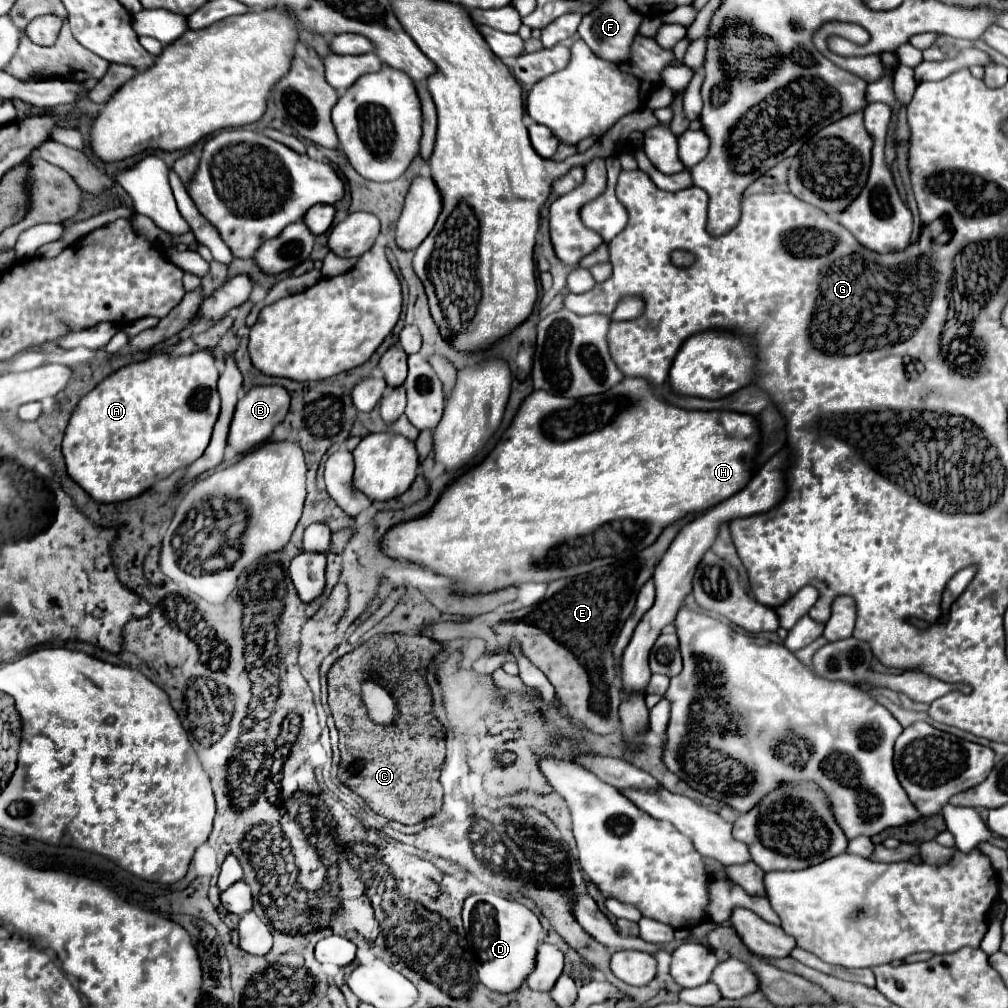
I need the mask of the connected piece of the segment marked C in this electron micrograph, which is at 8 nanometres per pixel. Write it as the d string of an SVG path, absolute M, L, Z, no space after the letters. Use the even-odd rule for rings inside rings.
M385 634L375 636L367 642L363 642L353 652L341 656L335 660L327 674L329 684L329 708L335 718L337 730L339 730L339 750L341 750L341 762L339 762L339 780L357 792L367 806L389 818L397 820L401 824L419 824L425 818L431 818L435 812L439 812L443 806L443 786L439 782L439 774L445 762L445 726L433 716L433 696L431 688L425 680L427 666L431 660L443 650L443 646L427 636L421 634ZM371 674L371 678L385 680L385 686L393 690L395 696L399 696L401 706L401 718L393 726L377 726L367 718L367 710L361 702L361 682Z

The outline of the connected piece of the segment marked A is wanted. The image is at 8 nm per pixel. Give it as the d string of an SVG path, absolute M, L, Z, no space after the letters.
M207 350L189 356L153 354L147 360L127 364L109 374L75 406L63 436L63 456L67 474L95 502L123 502L149 490L157 480L167 478L173 470L189 466L207 448L213 424L219 416L219 370L215 356Z

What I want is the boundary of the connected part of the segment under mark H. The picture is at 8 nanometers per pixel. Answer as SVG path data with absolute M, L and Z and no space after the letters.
M625 378L605 394L597 396L585 396L579 400L555 396L545 390L531 392L519 406L511 426L503 432L495 448L473 468L469 468L465 474L455 478L437 498L435 506L413 520L395 524L387 530L381 542L381 552L389 558L417 562L431 572L445 576L451 580L451 586L461 596L473 596L473 594L489 594L497 592L509 586L525 584L525 582L551 582L557 578L571 578L577 574L587 574L601 564L607 564L611 558L623 554L625 550L643 550L651 542L657 540L661 530L669 526L675 520L685 518L687 514L701 512L705 508L713 508L715 504L727 500L737 490L741 490L751 480L751 464L757 454L759 444L759 428L755 424L753 416L739 414L739 412L727 412L727 410L681 410L677 406L671 406L655 396L653 388L641 380L641 378Z

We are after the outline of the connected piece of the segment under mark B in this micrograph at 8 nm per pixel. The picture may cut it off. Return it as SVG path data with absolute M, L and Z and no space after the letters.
M271 384L271 386L253 386L239 402L233 414L231 430L229 430L229 446L235 448L235 452L245 454L253 450L257 444L269 440L273 428L285 418L289 410L289 392L283 386Z

